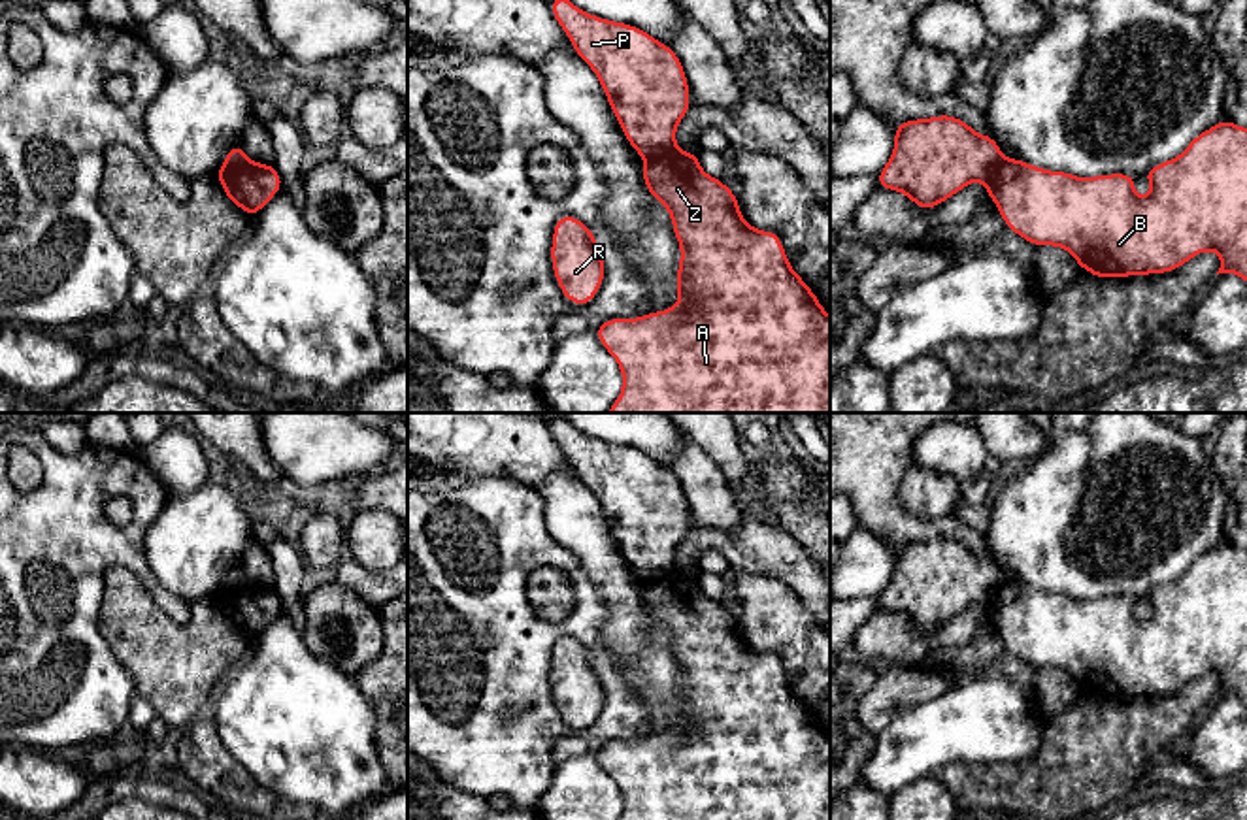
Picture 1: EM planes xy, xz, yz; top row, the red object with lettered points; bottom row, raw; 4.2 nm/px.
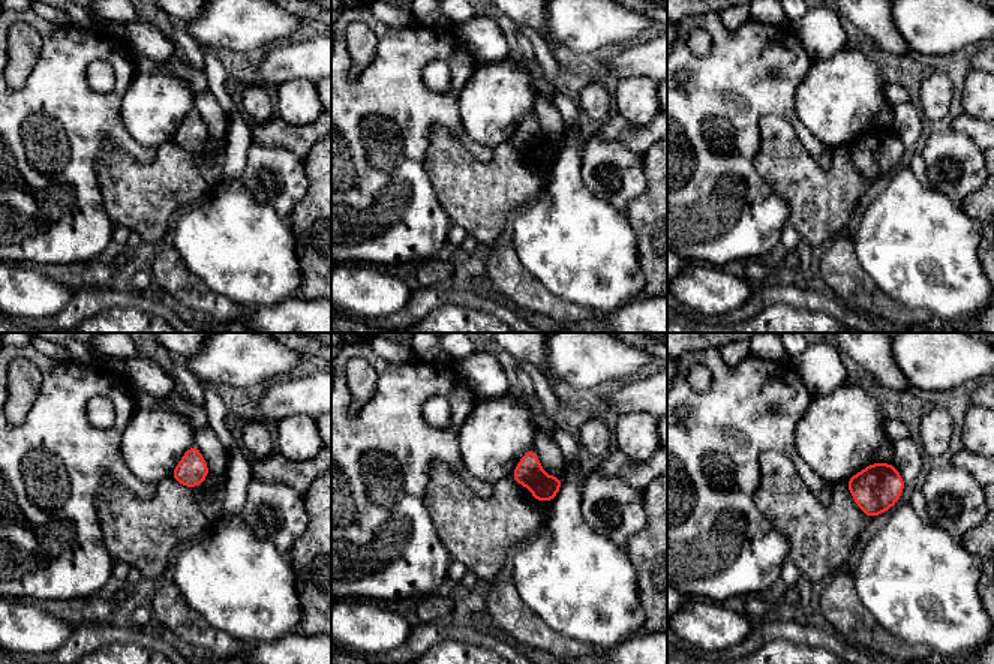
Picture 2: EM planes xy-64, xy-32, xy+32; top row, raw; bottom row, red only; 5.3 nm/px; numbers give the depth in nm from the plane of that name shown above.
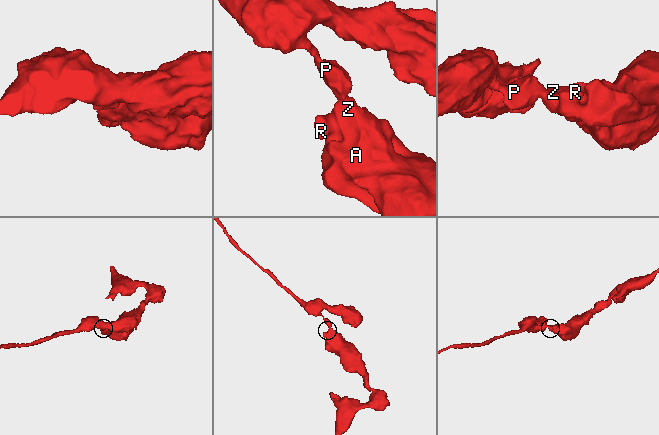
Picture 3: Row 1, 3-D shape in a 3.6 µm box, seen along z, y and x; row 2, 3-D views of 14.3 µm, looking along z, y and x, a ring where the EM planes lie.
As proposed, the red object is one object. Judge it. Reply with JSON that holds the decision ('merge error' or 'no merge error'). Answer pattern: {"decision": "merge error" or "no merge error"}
{"decision": "merge error"}

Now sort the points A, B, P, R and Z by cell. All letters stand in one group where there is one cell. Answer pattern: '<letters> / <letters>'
A B R Z / P

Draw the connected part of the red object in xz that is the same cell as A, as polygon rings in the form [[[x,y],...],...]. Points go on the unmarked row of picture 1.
[[[675,567],[645,582],[641,598],[668,631],[679,664],[679,724],[636,741],[607,741],[594,752],[621,790],[619,820],[830,820],[830,737],[792,692],[779,656],[753,650],[740,635],[738,618],[702,592],[698,575]]]

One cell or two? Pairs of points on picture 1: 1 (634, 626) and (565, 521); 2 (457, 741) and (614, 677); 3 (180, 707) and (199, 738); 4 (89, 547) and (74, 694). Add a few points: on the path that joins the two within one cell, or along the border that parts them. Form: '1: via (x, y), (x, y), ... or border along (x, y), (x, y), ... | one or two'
1: via (623, 600), (619, 587), (591, 547) | one
2: via (504, 726), (570, 724), (593, 732), (600, 724) | one
3: border along (208, 709), (193, 717), (178, 732) | two
4: via (74, 583), (74, 658) | one

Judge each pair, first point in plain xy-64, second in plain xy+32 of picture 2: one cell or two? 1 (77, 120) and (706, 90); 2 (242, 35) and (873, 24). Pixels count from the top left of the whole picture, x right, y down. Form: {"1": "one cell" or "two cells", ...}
{"1": "one cell", "2": "two cells"}

